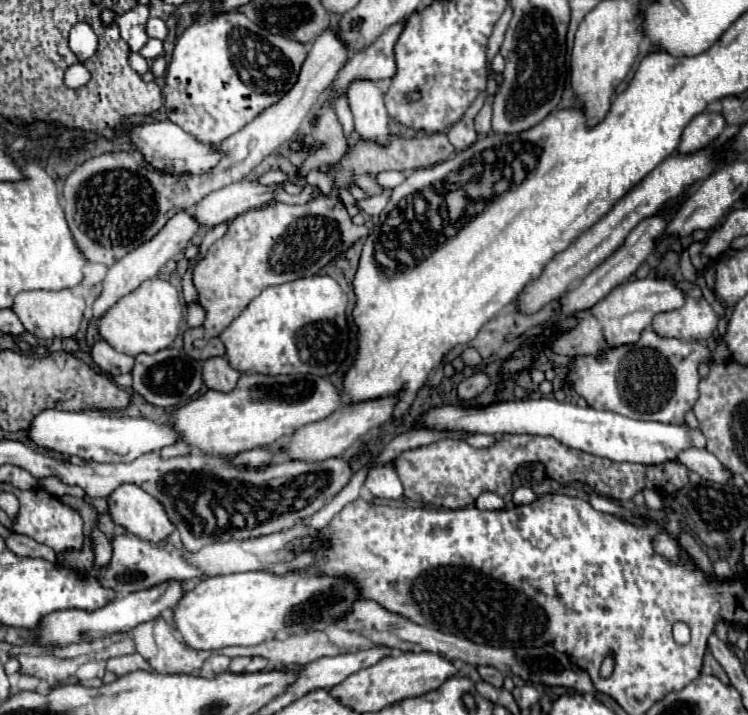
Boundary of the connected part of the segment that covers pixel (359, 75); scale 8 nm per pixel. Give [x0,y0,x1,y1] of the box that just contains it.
[330,19,408,99]

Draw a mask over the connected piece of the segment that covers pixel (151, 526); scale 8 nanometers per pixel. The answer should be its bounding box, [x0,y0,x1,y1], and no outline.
[108,483,176,543]

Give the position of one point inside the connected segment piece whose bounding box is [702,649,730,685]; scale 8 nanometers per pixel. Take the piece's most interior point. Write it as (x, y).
(711, 667)

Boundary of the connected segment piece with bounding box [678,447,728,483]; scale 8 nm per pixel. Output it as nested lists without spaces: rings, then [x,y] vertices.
[[[688,447],[678,453],[678,463],[686,465],[690,471],[696,471],[702,479],[714,481],[714,483],[726,483],[728,473],[722,469],[722,463],[708,451]]]

